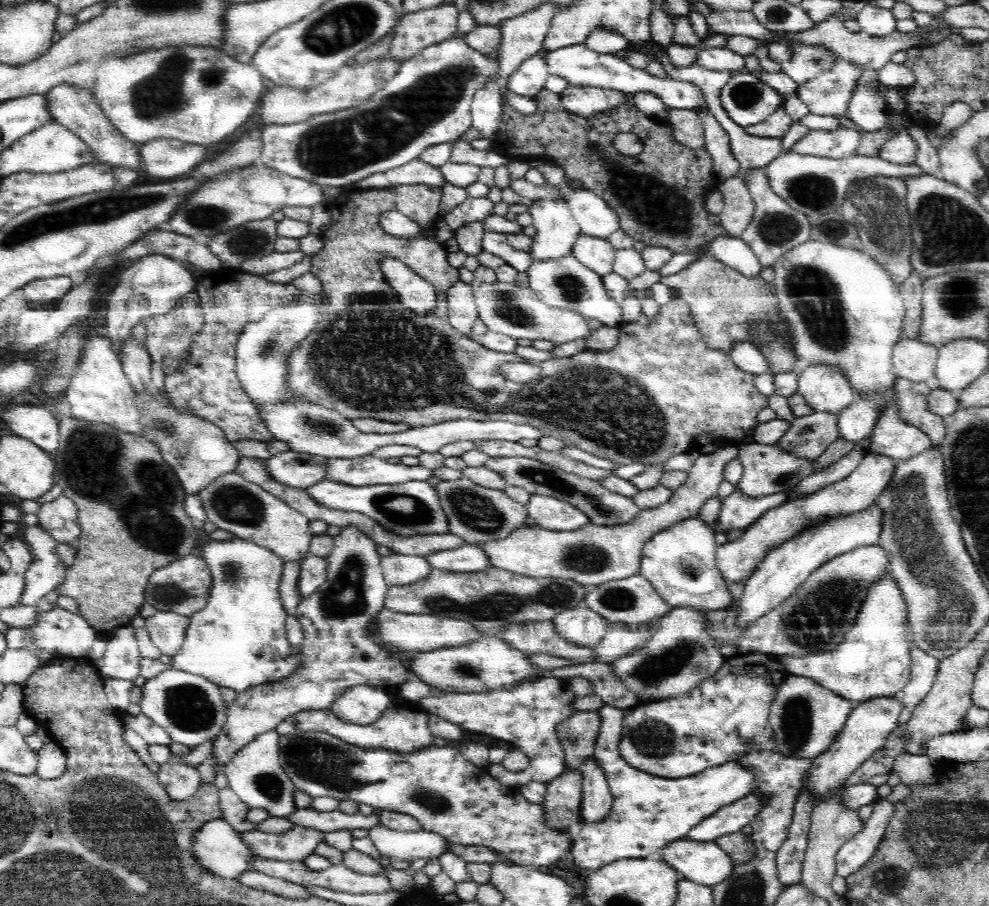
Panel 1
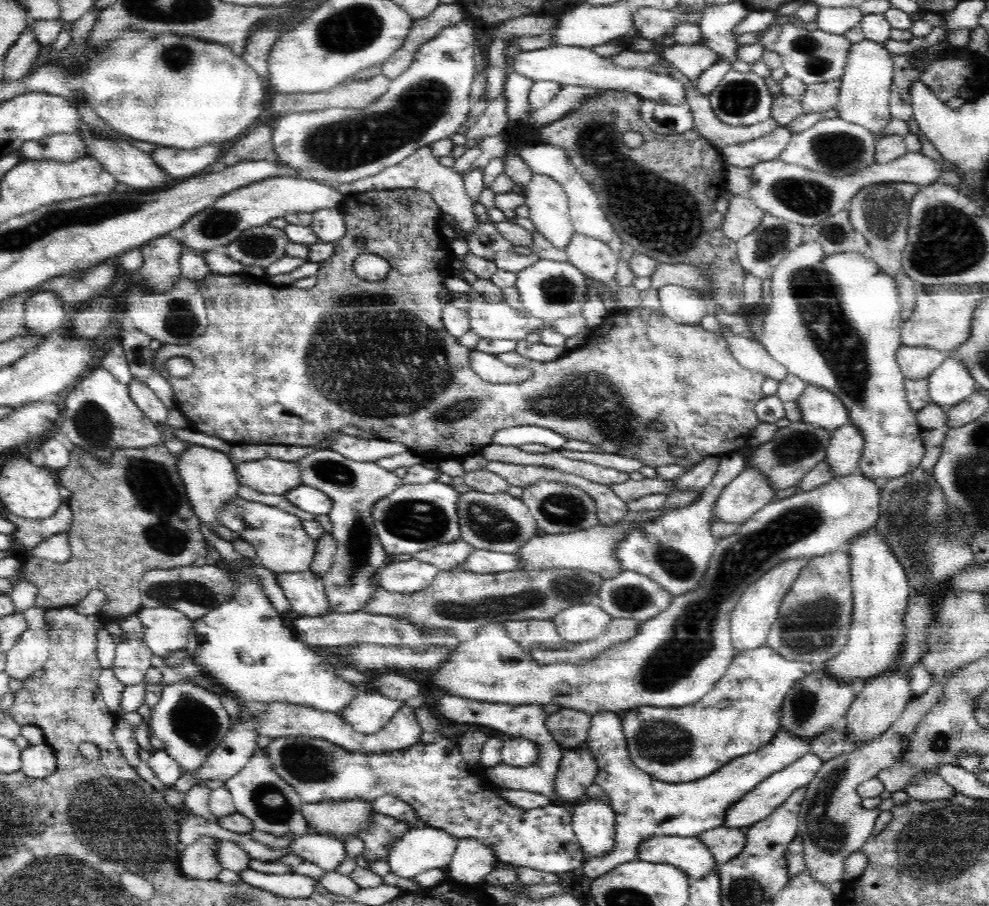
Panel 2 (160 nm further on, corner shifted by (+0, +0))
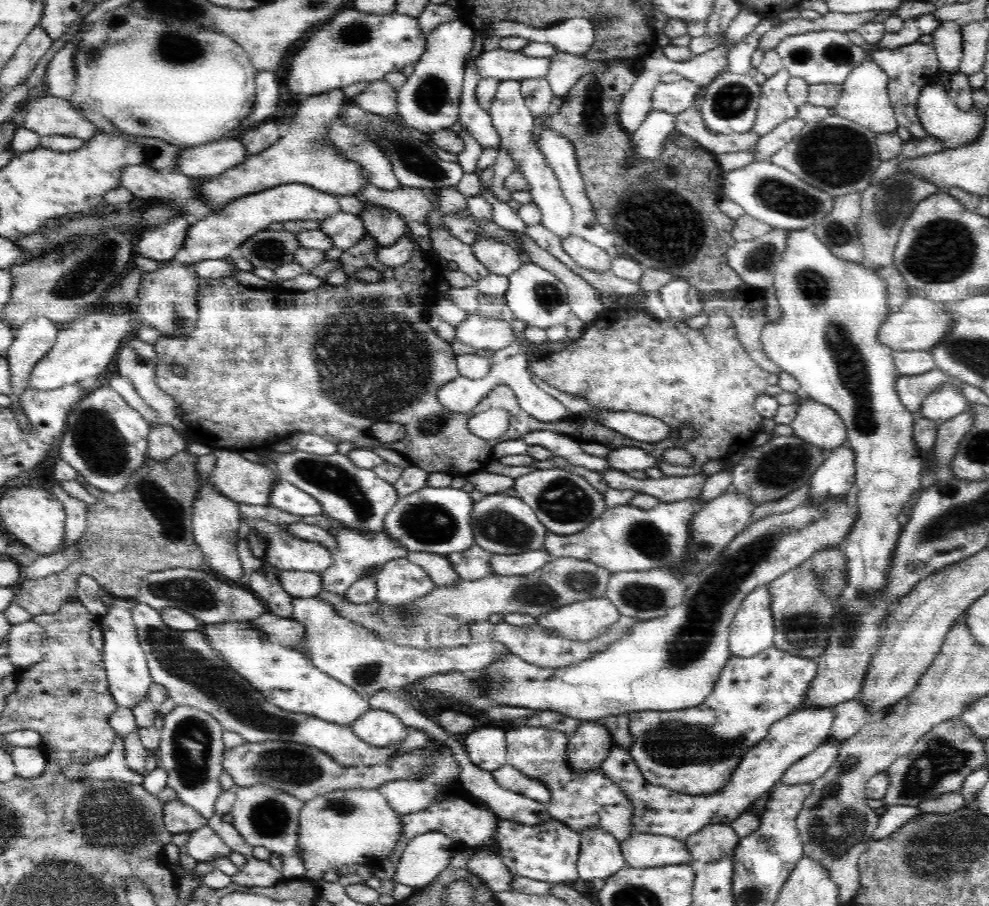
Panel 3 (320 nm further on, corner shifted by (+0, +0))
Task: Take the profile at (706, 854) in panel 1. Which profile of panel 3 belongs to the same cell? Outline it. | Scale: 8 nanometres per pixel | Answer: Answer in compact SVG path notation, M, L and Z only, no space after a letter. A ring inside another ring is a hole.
M633 834L620 843L628 867L654 868L669 864L690 863L686 843L671 836Z

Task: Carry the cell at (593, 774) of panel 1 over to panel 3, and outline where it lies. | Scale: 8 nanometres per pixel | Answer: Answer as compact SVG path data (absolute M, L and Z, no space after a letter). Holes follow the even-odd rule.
M590 826L580 832L582 846L577 860L580 880L606 880L627 866L622 856L620 842L609 832Z

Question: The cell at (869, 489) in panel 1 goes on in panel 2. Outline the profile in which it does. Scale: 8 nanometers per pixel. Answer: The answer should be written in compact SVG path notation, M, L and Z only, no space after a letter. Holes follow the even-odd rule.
M856 470L854 474L850 474L850 476L842 476L842 478L832 479L830 482L827 482L818 488L809 490L808 492L796 493L794 496L788 498L770 501L766 504L766 506L764 506L764 508L760 508L756 514L752 515L751 518L748 518L746 522L739 525L734 534L717 540L716 548L712 553L710 562L707 564L706 572L704 573L703 579L700 581L698 587L692 589L686 594L673 597L672 602L669 604L668 608L664 610L664 612L661 612L654 618L641 621L637 633L630 638L630 640L620 642L620 644L616 644L612 646L612 648L608 648L606 652L602 652L602 654L596 656L594 660L586 662L586 664L580 664L580 666L564 663L542 665L530 657L528 650L520 646L518 642L512 640L512 637L510 637L510 635L506 632L506 627L504 627L503 623L489 621L489 625L479 628L479 631L472 636L470 641L460 643L457 648L453 650L451 658L444 663L440 669L437 669L433 673L432 677L434 678L434 682L436 682L438 686L448 688L448 690L450 690L450 694L456 694L456 696L460 696L460 694L462 694L462 697L466 699L512 705L550 704L560 706L562 709L568 708L576 711L582 711L590 715L590 717L606 712L626 712L630 709L638 707L680 707L695 704L696 702L699 702L698 700L702 700L704 696L707 696L713 690L716 682L724 677L724 674L729 668L729 664L732 663L736 654L731 640L731 626L729 622L731 618L731 611L734 610L735 605L740 600L742 594L744 594L744 590L746 590L746 588L748 588L751 584L754 584L760 576L764 576L764 572L768 572L770 568L774 568L774 566L778 566L778 564L782 564L782 562L786 562L786 560L794 560L794 558L802 558L802 556L807 556L808 558L810 558L810 556L812 556L812 558L819 557L830 554L831 552L843 550L846 542L848 542L850 538L860 535L863 532L870 531L871 528L876 526L876 522L879 518L879 502L881 501L880 487L880 482L876 482L873 478L866 478L859 470Z

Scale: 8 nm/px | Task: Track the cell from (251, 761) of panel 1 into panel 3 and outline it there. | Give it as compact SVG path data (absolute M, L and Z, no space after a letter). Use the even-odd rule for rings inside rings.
M262 784L249 788L234 787L236 802L232 807L232 824L250 846L264 846L271 852L280 854L283 881L304 877L306 867L301 856L296 853L301 808L305 801L298 800L285 792Z

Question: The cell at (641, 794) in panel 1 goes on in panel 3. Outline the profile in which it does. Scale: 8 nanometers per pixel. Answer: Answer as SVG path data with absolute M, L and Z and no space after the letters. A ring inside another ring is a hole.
M832 707L796 709L790 716L777 720L770 727L766 738L744 755L742 762L732 772L730 783L724 789L708 796L684 794L649 784L634 762L630 751L618 747L613 739L610 752L601 769L632 801L632 834L671 836L683 840L705 826L733 823L754 800L758 800L758 796L778 785L782 774L792 764L796 764L798 760L816 750L816 747L827 739L828 734L832 732L834 719Z

